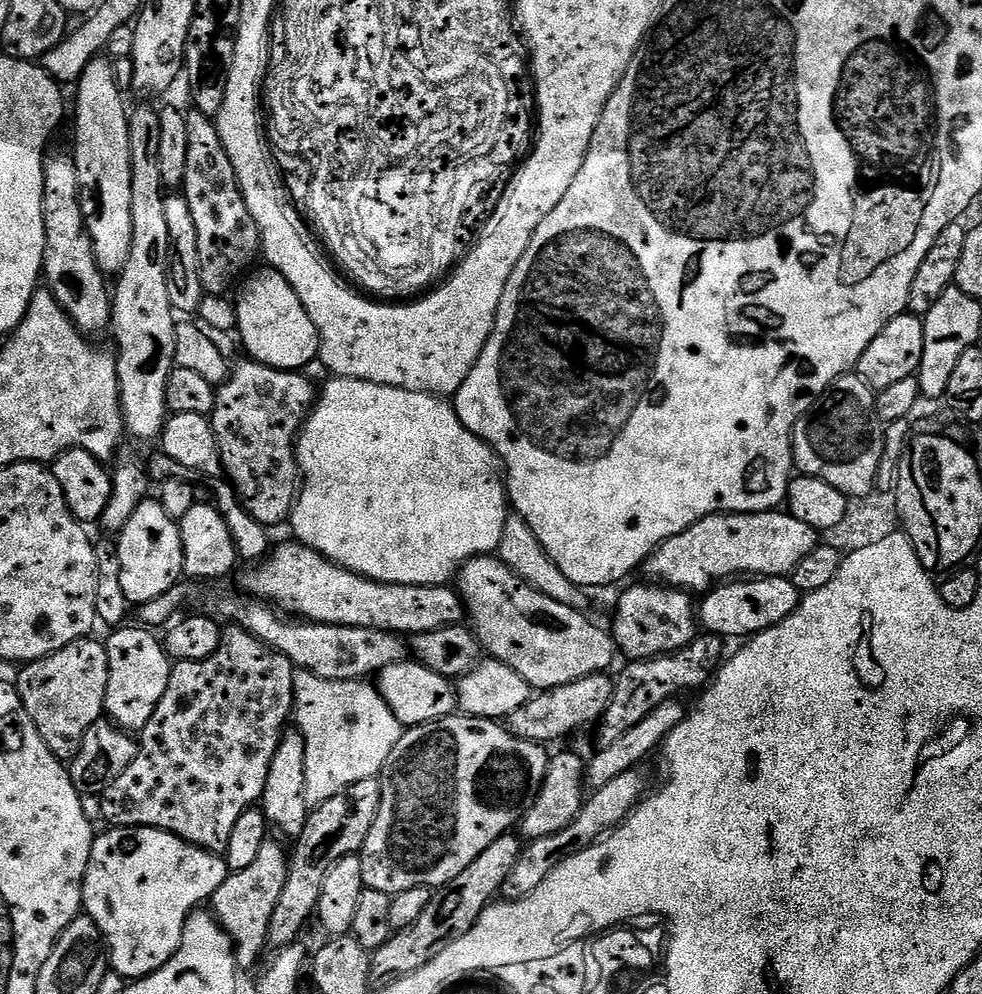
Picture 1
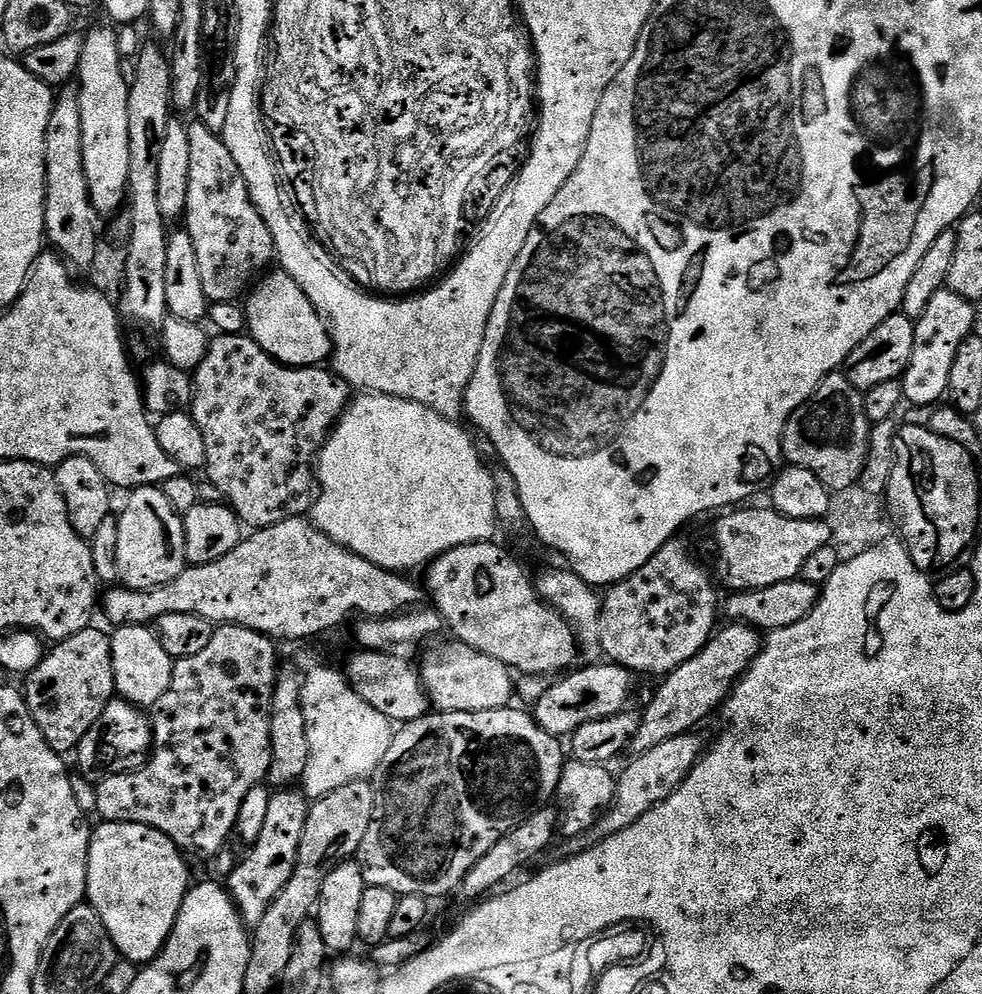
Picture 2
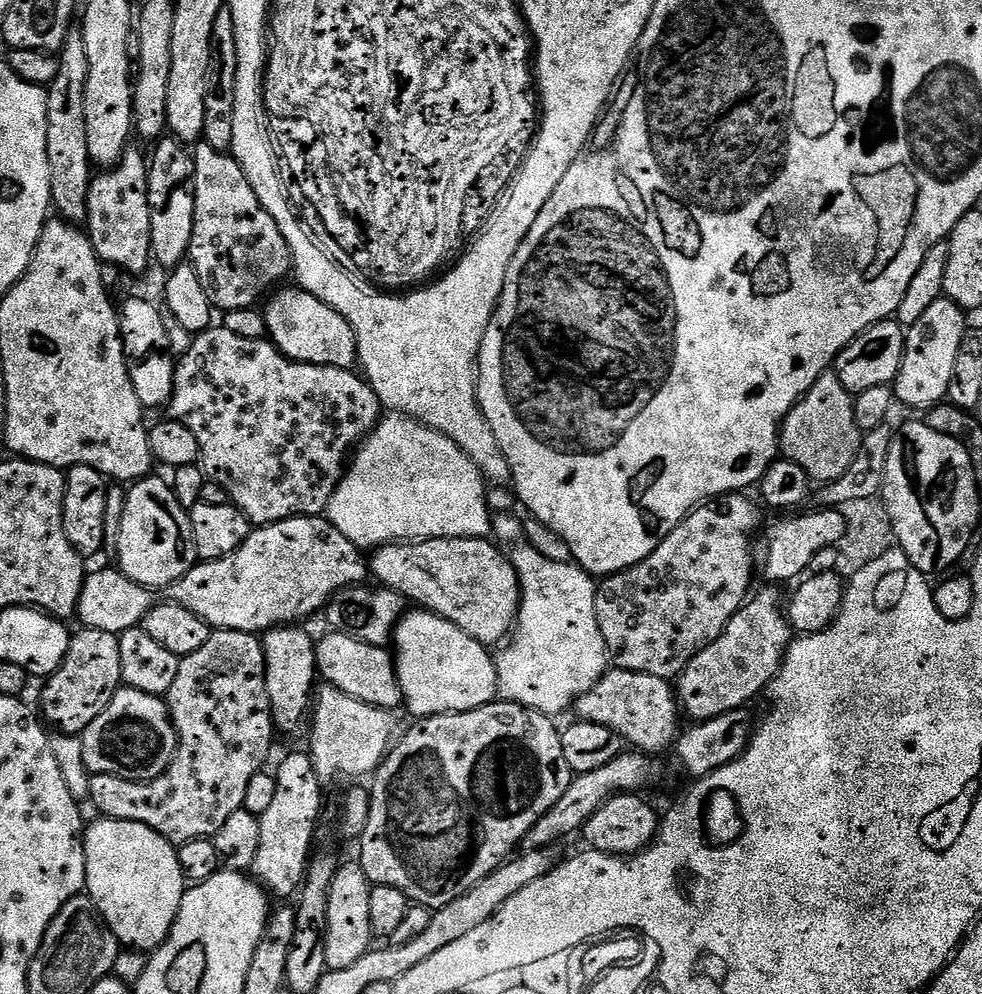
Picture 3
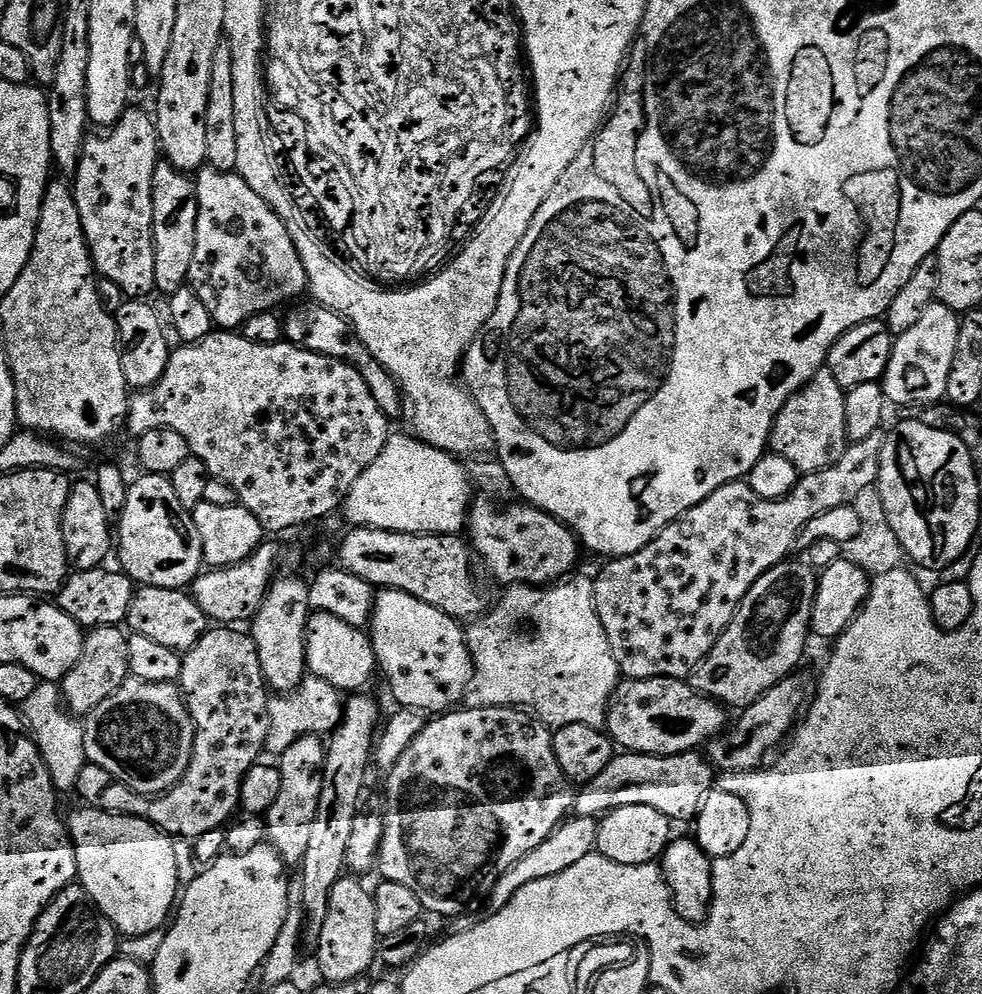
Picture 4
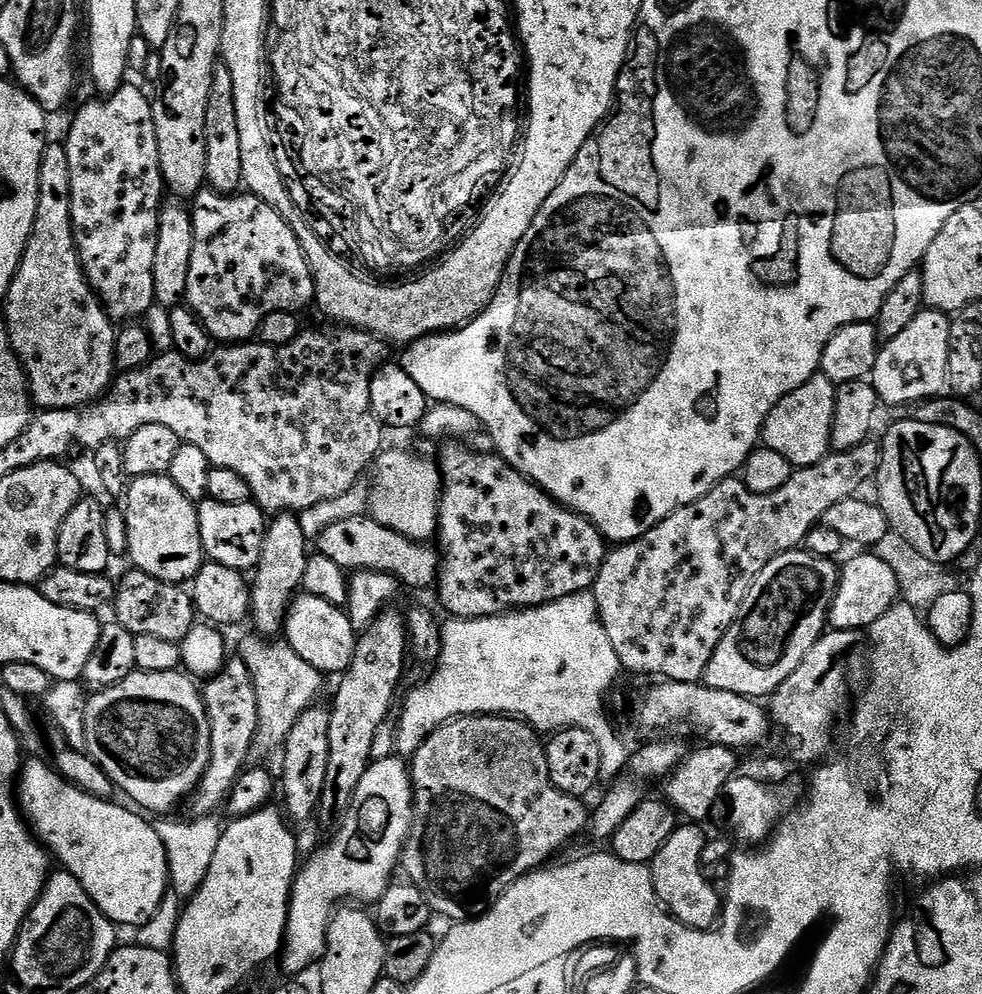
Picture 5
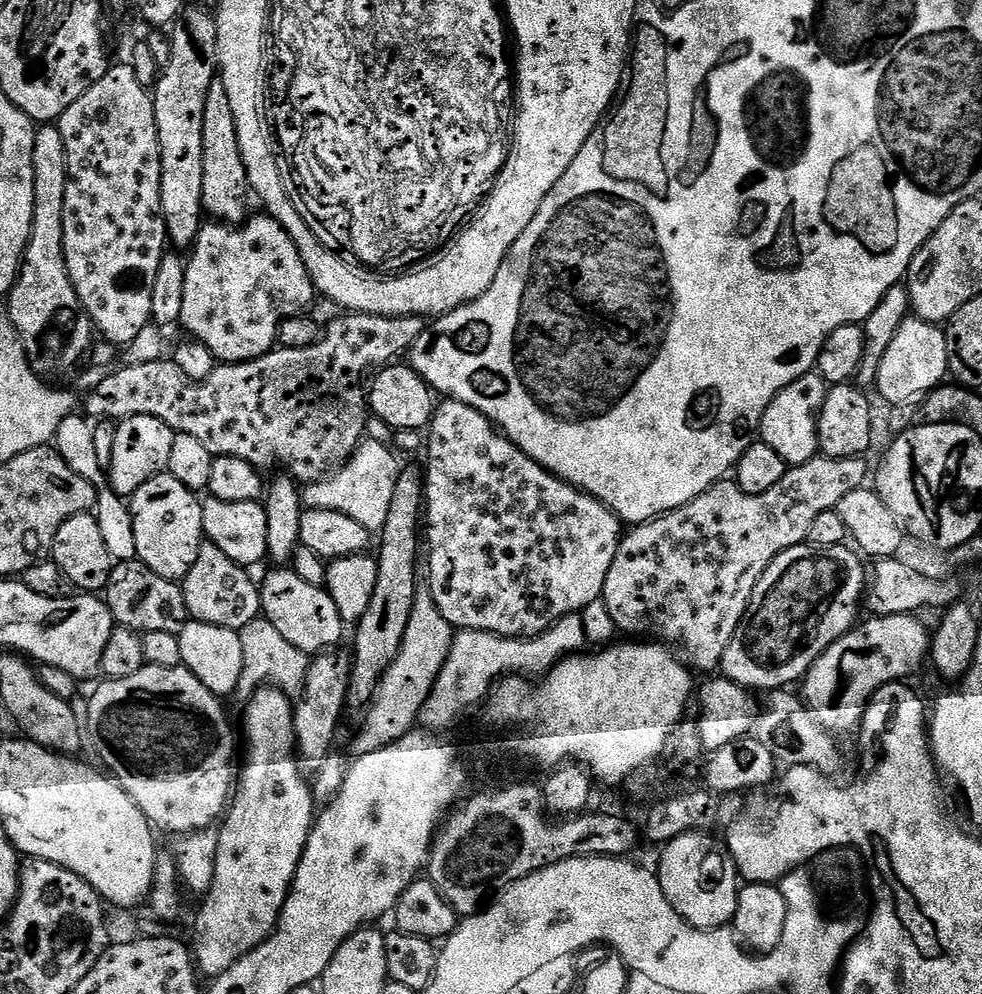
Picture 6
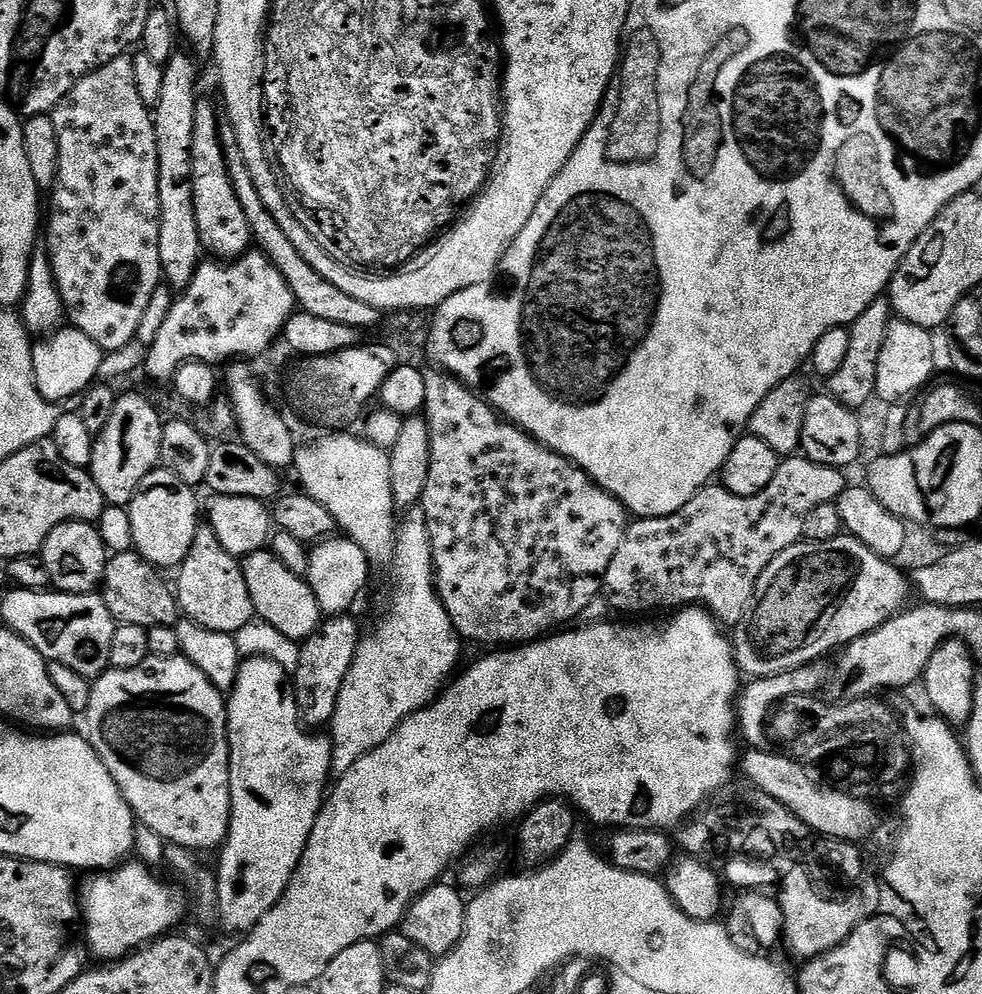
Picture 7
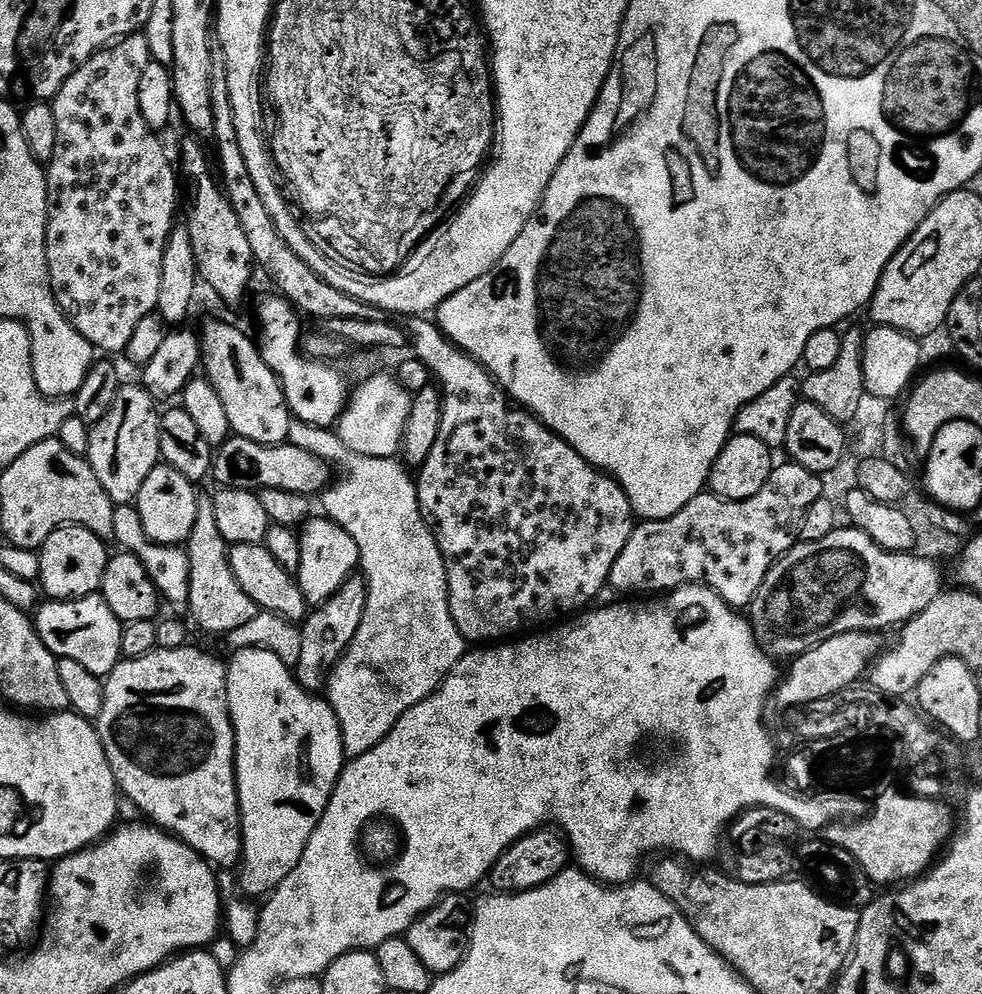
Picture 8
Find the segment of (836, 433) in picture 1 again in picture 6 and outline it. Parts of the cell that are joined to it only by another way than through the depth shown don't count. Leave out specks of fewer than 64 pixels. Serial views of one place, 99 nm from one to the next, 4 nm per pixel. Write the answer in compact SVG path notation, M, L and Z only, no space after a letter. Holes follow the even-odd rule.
M813 370L802 374L802 378L794 378L790 386L778 390L774 402L770 402L762 414L759 443L770 446L770 450L776 451L778 458L782 458L782 462L789 466L813 460L820 452L818 414L822 410L822 402L826 402L829 387L819 371Z

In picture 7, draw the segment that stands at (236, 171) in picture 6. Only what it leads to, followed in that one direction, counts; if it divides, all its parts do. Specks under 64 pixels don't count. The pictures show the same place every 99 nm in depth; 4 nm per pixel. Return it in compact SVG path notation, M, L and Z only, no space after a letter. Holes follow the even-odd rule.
M197 99L194 110L194 143L190 146L190 162L192 163L192 185L194 186L194 214L198 221L198 238L202 238L202 246L209 257L221 262L237 260L253 247L250 234L250 222L246 222L246 213L238 202L238 194L234 194L234 182L230 182L230 173L226 171L226 158L222 154L220 141L220 122L222 116L218 104L212 100Z

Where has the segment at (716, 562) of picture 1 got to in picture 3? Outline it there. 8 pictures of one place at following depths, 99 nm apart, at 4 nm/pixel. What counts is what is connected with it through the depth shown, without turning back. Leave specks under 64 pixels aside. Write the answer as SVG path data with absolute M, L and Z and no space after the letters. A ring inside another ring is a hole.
M823 506L815 509L817 512L808 512L805 516L792 514L789 520L780 520L768 528L768 541L764 544L764 556L762 552L762 572L769 585L781 586L787 580L795 581L803 577L809 571L808 563L818 550L835 548L842 541L846 532L846 519L840 510L825 508Z

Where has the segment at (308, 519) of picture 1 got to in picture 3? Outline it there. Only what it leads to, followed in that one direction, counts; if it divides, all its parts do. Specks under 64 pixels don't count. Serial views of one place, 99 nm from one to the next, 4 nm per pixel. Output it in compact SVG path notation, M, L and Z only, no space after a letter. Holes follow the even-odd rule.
M388 414L376 425L373 432L364 437L362 443L355 449L350 463L347 465L345 474L340 480L340 484L334 490L334 494L328 503L326 519L330 521L336 529L350 542L354 542L362 550L375 550L382 544L394 544L397 542L415 542L417 540L437 540L443 536L475 536L484 538L490 532L490 511L488 512L488 500L484 497L486 481L481 465L475 464L465 452L457 446L449 433L438 429L428 428L419 420L413 420L410 416L399 414Z

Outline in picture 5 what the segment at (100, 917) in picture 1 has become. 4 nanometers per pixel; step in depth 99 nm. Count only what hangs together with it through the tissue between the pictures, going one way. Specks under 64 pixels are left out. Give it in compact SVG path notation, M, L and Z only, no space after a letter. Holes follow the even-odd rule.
M40 758L28 761L18 777L18 807L36 839L55 859L57 856L64 863L61 864L63 871L80 880L86 894L90 894L98 910L102 910L102 914L106 914L113 924L145 924L158 910L164 893L170 888L166 850L153 825L144 821L145 817L131 807L128 809L120 804L111 804L111 799L92 796L89 792L75 788L51 763L43 764L45 761Z

